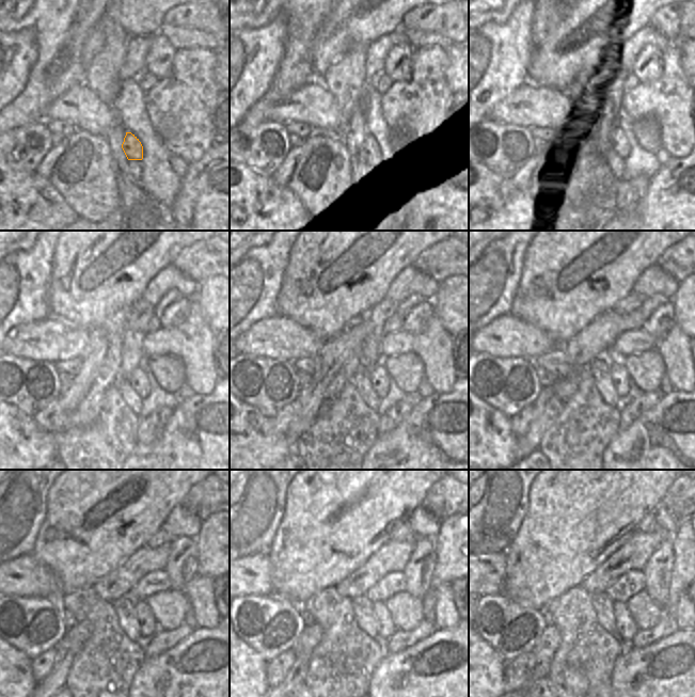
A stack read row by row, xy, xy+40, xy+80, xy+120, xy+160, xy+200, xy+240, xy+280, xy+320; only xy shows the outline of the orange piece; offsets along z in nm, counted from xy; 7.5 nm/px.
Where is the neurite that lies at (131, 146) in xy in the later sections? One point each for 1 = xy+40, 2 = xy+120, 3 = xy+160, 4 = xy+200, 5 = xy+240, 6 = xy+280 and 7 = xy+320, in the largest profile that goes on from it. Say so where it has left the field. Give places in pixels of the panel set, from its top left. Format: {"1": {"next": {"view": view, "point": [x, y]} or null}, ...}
{"1": {"next": {"view": "xy+40", "point": [372, 148]}}, "2": {"next": {"view": "xy+120", "point": [138, 379]}}, "3": {"next": {"view": "xy+160", "point": [378, 375]}}, "4": {"next": {"view": "xy+200", "point": [619, 376]}}, "5": {"next": {"view": "xy+240", "point": [148, 626]}}, "6": {"next": {"view": "xy+280", "point": [387, 628]}}, "7": {"next": {"view": "xy+320", "point": [625, 627]}}}

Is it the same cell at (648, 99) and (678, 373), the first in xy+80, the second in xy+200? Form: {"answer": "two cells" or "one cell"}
{"answer": "one cell"}

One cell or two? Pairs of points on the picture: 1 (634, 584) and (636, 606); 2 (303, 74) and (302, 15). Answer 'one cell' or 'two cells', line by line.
1: two cells
2: one cell

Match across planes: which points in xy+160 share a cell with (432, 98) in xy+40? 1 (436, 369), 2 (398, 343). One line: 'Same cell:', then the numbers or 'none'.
Same cell: 1, 2

